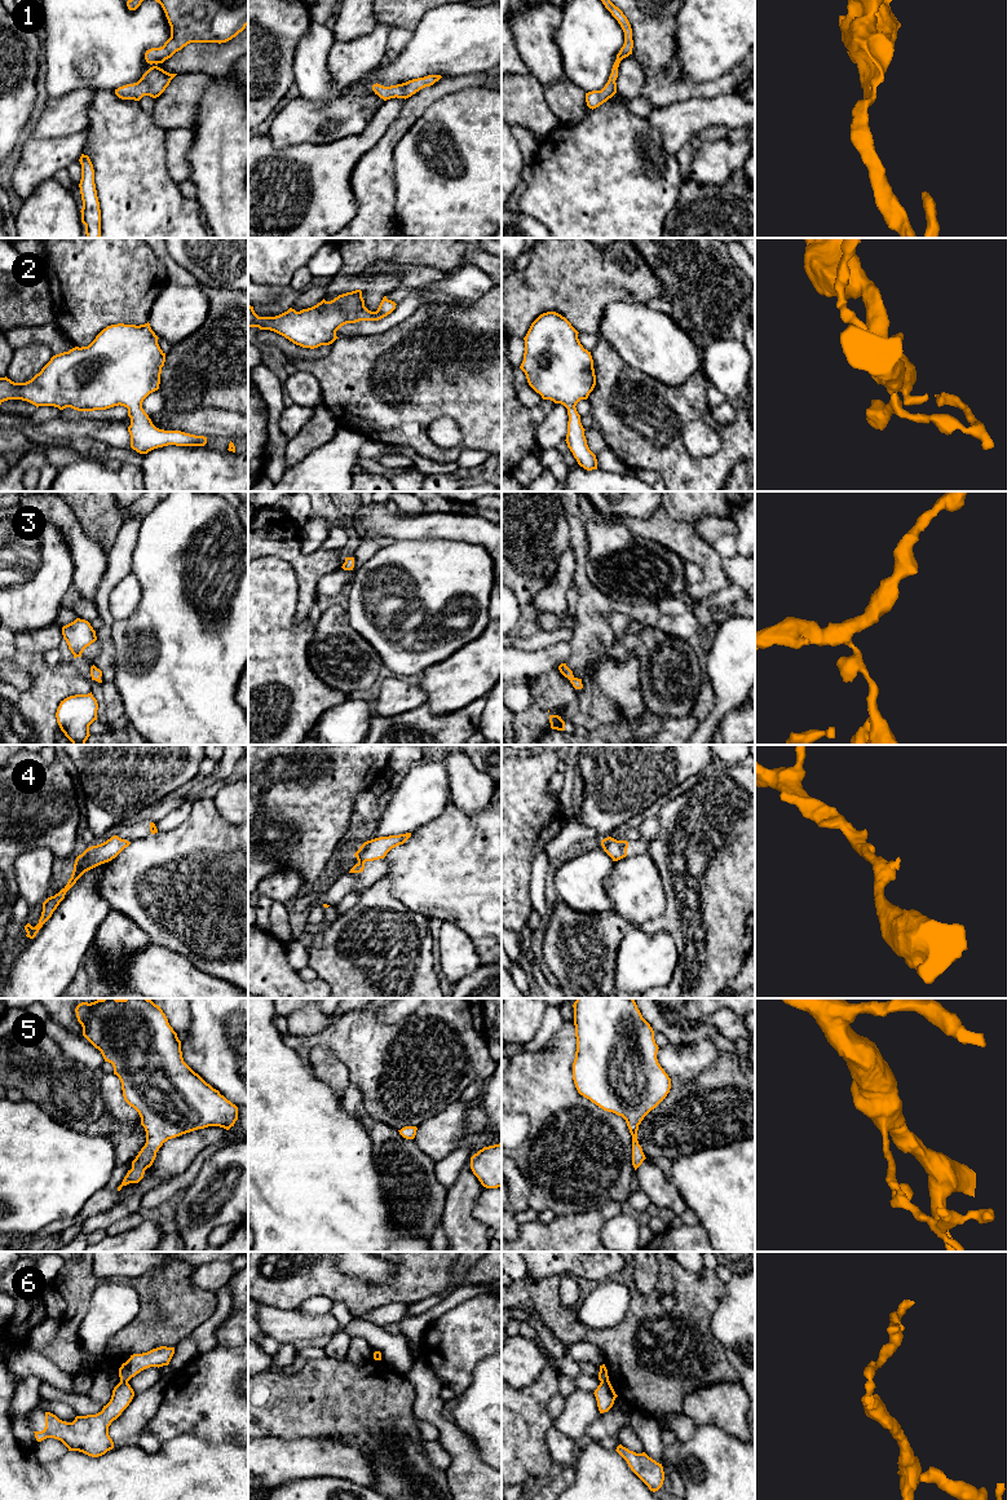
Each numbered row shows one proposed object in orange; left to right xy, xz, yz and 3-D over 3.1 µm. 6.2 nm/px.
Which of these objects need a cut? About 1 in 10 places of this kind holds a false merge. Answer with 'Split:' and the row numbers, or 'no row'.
Split: 6

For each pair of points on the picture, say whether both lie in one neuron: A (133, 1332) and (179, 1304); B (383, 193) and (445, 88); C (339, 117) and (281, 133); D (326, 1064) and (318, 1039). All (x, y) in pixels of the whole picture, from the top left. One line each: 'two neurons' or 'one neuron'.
A: one neuron
B: one neuron
C: one neuron
D: two neurons

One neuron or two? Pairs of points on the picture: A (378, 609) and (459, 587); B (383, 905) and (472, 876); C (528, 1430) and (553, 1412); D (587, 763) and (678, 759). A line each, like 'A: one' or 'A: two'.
A: one
B: two
C: two
D: one

